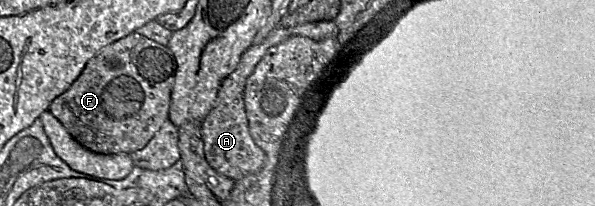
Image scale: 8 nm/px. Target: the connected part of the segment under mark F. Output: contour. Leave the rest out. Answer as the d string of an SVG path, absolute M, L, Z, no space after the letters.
M133 32L105 46L92 57L69 89L51 102L48 111L86 149L98 154L131 154L143 149L169 121L176 69L176 59L166 45Z

